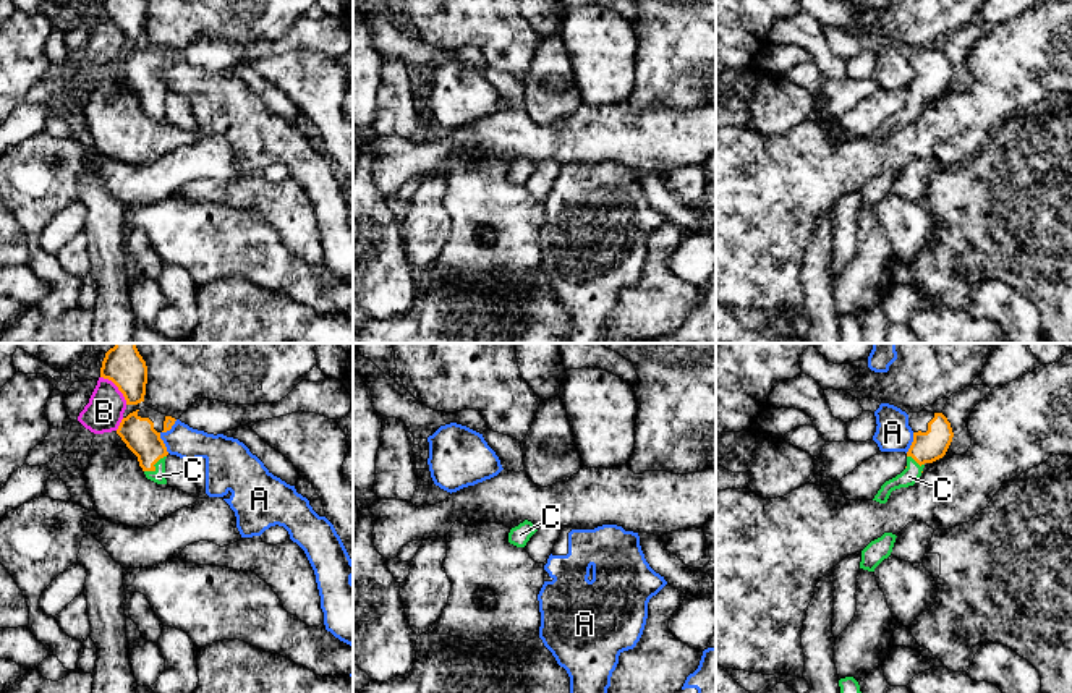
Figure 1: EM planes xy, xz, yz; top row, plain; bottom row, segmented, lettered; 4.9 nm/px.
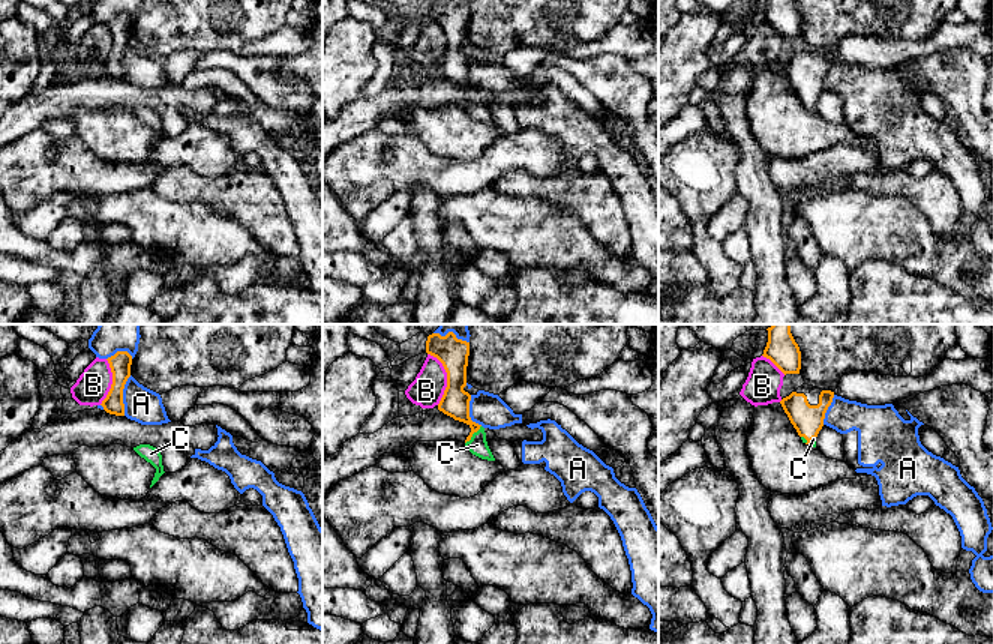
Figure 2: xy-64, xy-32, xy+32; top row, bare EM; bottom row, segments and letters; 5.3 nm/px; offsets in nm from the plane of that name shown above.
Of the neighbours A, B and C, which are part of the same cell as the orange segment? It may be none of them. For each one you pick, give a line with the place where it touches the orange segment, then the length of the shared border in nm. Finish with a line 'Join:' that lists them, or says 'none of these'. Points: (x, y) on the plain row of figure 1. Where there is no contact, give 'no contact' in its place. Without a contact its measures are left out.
C: xy (154, 104) | 140 nm
Join: C

